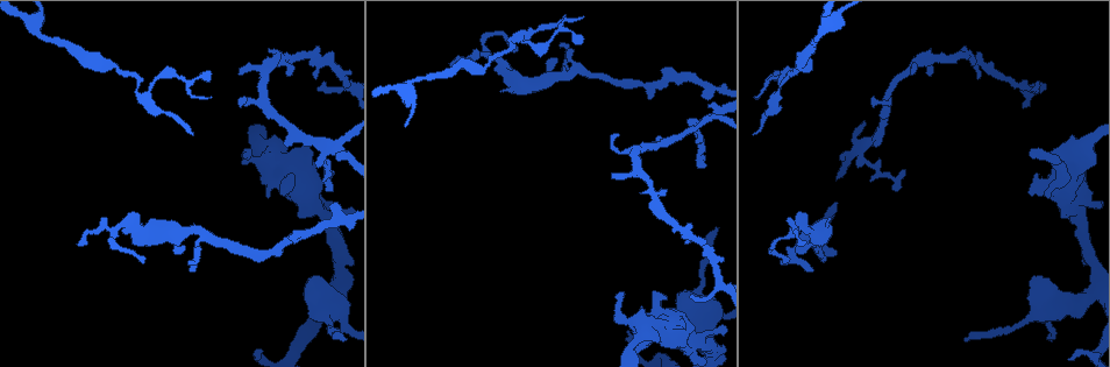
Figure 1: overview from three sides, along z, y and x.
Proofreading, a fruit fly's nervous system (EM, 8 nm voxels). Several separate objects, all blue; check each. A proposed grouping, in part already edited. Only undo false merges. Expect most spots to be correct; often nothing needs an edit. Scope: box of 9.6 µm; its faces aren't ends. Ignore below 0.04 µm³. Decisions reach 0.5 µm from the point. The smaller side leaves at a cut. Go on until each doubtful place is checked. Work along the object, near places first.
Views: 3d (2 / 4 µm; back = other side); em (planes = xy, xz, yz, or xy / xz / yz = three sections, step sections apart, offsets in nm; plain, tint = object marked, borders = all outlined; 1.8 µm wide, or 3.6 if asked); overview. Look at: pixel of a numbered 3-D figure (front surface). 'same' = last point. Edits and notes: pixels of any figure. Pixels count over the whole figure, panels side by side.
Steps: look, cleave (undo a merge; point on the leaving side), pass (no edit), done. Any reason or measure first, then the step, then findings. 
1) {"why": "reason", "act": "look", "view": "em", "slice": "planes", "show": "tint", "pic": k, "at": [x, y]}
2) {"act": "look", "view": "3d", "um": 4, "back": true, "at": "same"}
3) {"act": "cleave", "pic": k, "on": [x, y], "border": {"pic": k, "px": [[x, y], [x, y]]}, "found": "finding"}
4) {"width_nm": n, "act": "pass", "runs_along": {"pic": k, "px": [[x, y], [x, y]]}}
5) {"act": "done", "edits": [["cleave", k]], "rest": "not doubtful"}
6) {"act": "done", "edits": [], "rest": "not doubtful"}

{"why": "three arms meet", "act": "look", "view": "em", "slice": "planes", "show": "tint", "pic": 1, "at": [710, 115]}

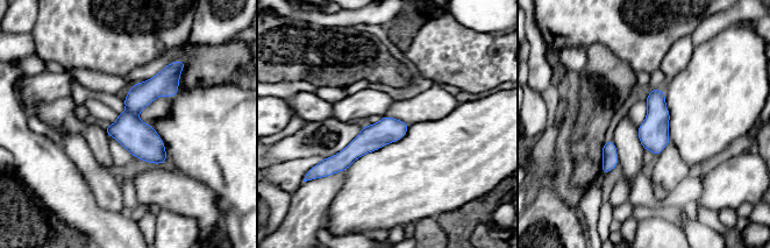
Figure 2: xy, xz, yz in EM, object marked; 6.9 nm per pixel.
{"act": "pass", "found": "continuous, no second neuron"}

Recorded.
{"why": "thick turns thin", "act": "look", "view": "em", "slice": "xz", "step": 16, "show": "tint", "pic": 1, "at": [120, 71]}

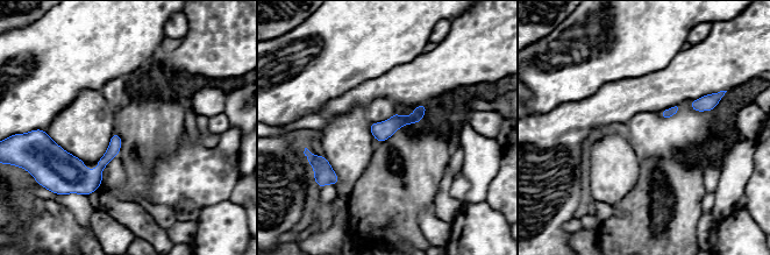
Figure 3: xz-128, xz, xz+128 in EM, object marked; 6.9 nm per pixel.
{"why": "another direction", "act": "look", "view": "em", "slice": "planes", "show": "tint", "at": "same"}

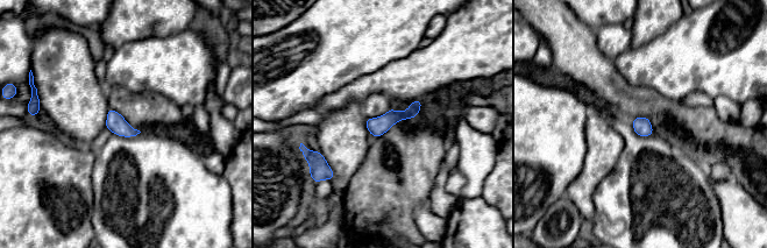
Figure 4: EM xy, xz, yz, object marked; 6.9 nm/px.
{"act": "pass", "runs_along": {"pic": 4, "px": [[418, 104], [407, 114], [368, 124]]}, "found": "all the same neuron"}

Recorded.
{"why": "thick turns thin", "act": "look", "view": "3d", "um": 4, "pic": 1, "at": [286, 167]}

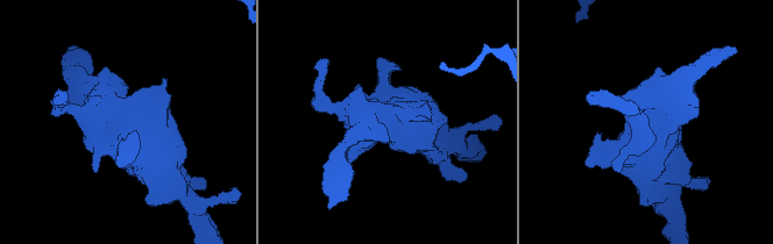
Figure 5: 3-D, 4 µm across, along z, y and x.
{"why": "need the tissue", "act": "look", "view": "em", "um": 3.6, "slice": "planes", "show": "borders", "pic": 5, "at": [389, 121]}

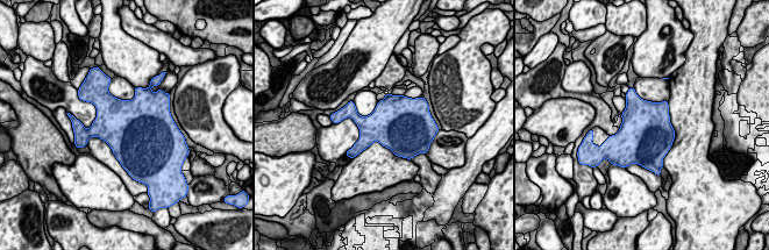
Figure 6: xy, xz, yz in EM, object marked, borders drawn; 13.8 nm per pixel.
{"act": "pass", "found": "one neuron here"}

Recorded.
{"act": "done", "edits": [], "rest": "not doubtful"}

